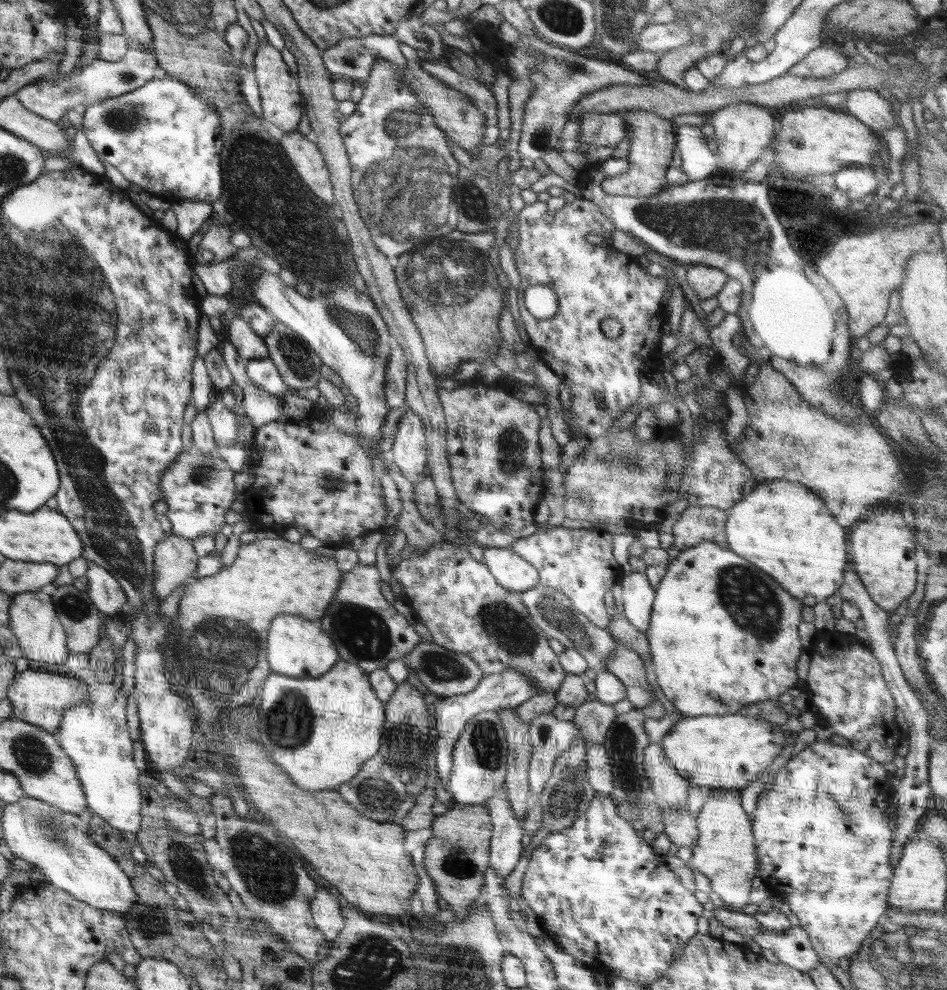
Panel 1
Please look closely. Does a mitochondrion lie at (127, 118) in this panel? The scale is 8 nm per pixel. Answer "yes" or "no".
yes

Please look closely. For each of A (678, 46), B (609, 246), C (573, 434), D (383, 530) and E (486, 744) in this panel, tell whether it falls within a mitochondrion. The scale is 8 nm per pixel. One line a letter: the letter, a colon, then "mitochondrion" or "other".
A: other
B: other
C: other
D: other
E: mitochondrion

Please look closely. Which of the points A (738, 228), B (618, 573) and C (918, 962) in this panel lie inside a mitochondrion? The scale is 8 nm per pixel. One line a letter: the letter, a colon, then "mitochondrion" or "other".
A: mitochondrion
B: other
C: mitochondrion

